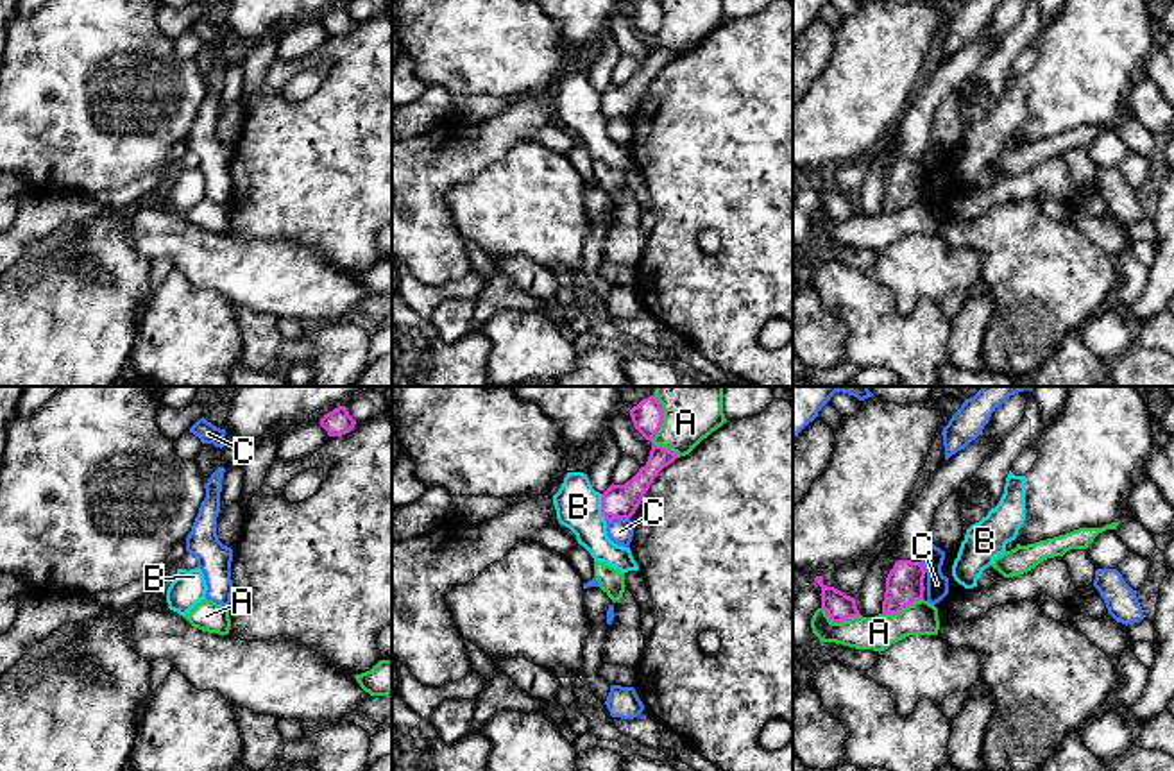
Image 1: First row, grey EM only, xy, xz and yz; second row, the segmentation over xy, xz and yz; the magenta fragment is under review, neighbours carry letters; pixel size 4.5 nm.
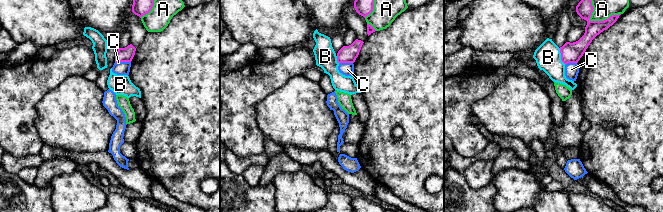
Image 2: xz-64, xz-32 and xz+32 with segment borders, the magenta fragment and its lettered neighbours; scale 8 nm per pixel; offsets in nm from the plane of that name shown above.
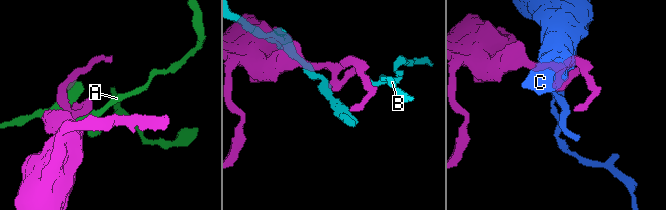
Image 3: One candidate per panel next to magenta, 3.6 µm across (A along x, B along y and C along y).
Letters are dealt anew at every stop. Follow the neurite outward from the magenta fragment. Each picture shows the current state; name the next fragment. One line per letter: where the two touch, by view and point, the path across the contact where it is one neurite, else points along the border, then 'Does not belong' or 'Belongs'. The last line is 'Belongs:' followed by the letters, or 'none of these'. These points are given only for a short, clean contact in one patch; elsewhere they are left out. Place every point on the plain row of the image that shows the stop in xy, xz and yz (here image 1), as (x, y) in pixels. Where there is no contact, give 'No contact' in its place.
A: Touches magenta at xz (655, 33). Does not belong
B: Touches magenta at xz (602, 108). Does not belong
C: Touches magenta at xz (618, 117). Boundary: xz (629, 117), (607, 120). Does not belong
Belongs: none of these

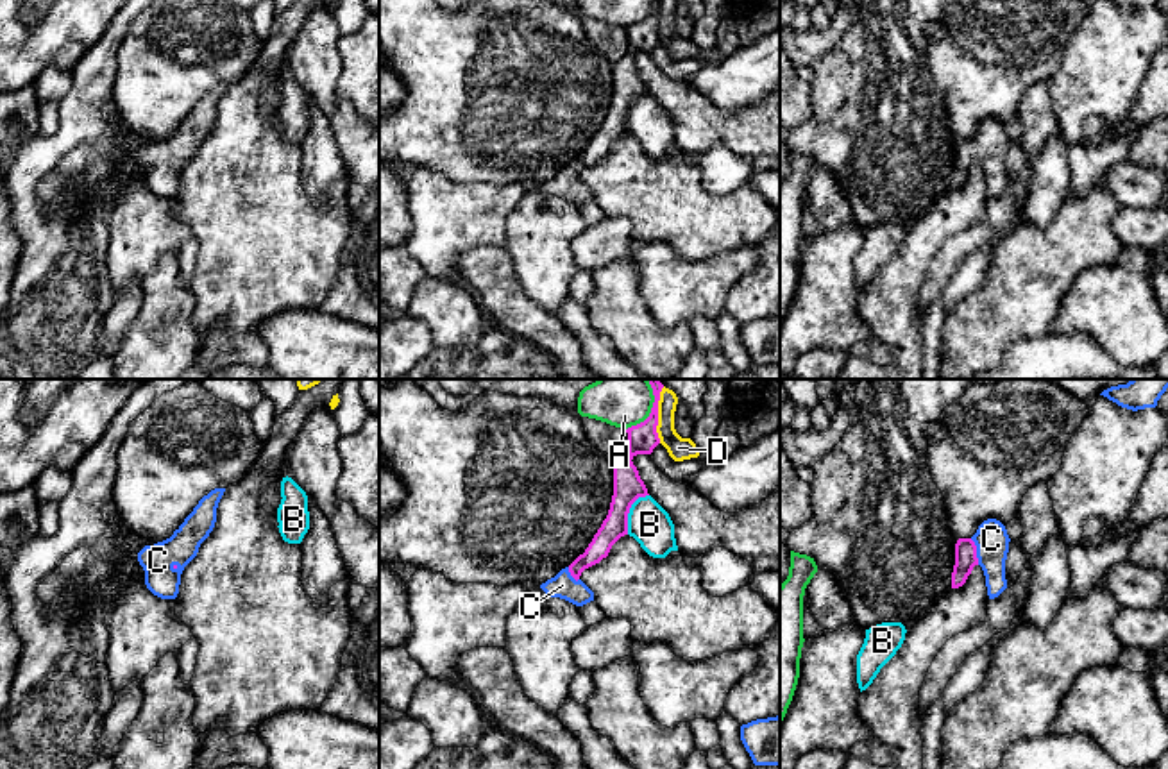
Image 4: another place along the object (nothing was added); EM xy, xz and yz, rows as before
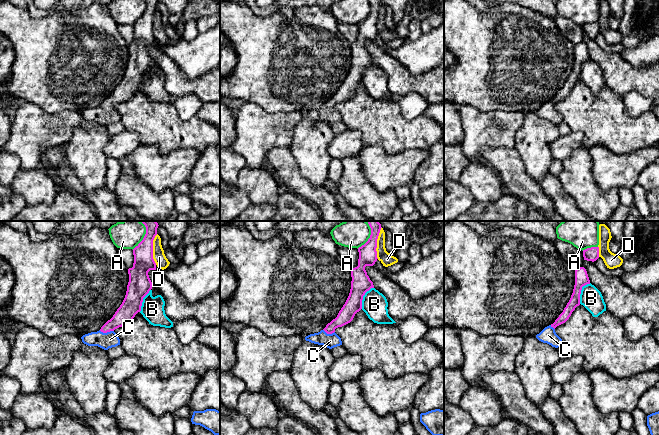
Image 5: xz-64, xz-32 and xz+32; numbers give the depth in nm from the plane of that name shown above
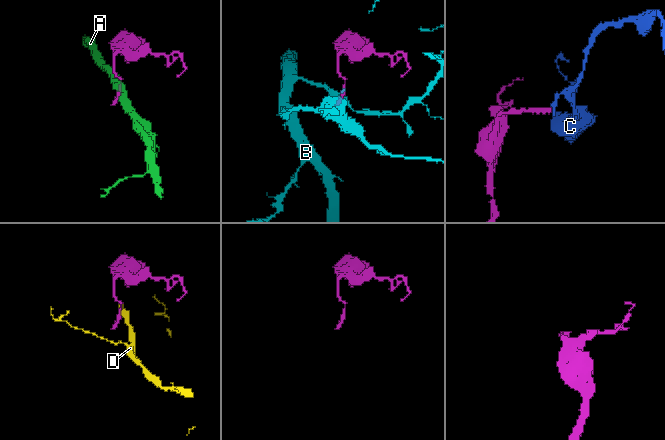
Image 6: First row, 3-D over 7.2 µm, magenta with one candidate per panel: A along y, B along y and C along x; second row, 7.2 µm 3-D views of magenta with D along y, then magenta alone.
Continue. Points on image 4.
A: Touches magenta at xz (646, 18). Boundary: xz (655, 0), (650, 13), (626, 29). Does not belong
B: Touches magenta at xz (628, 111). Boundary: xz (648, 93), (632, 104), (626, 133). Does not belong
C: Touches magenta at yz (975, 151). Path across: yz (966, 158), (975, 151), (991, 138). Belongs
D: Touches magenta at xz (657, 22). Boundary: xz (657, 0), (657, 36), (660, 42). Does not belong
Belongs: C

